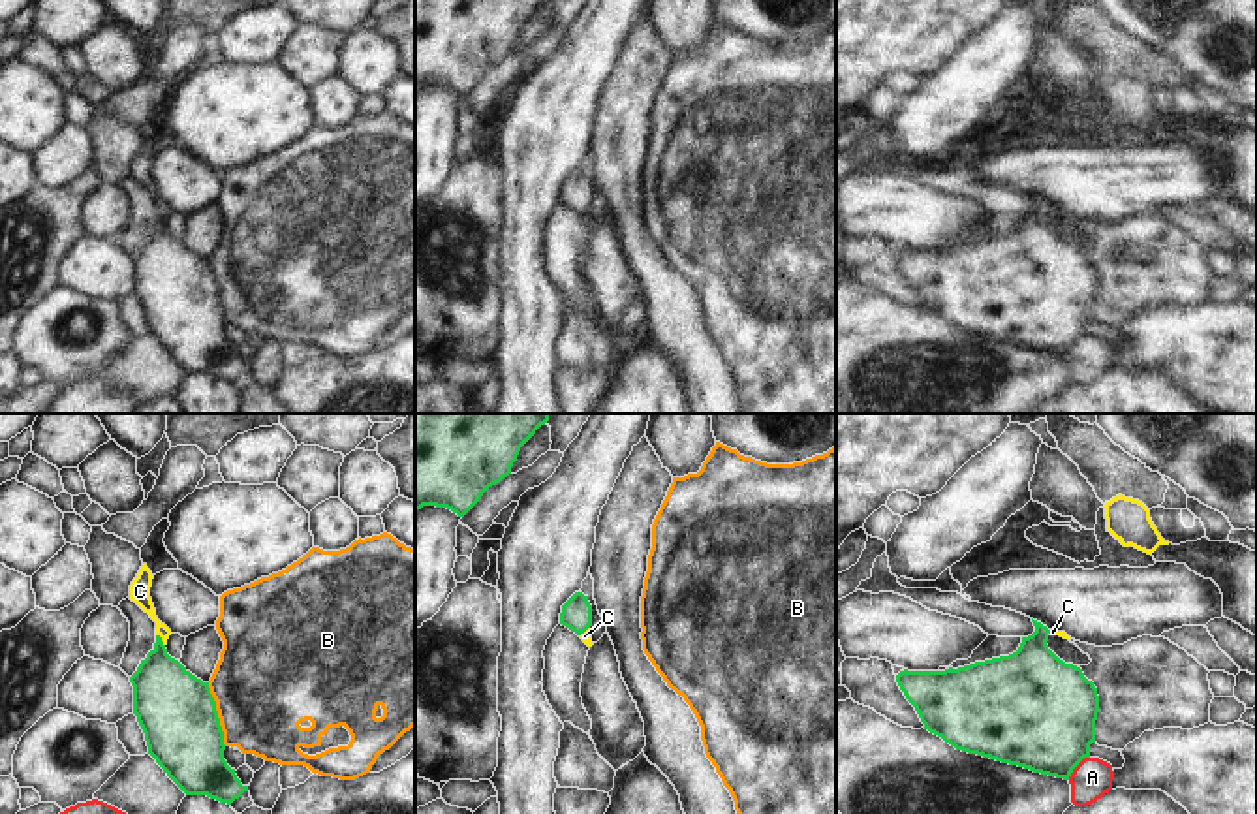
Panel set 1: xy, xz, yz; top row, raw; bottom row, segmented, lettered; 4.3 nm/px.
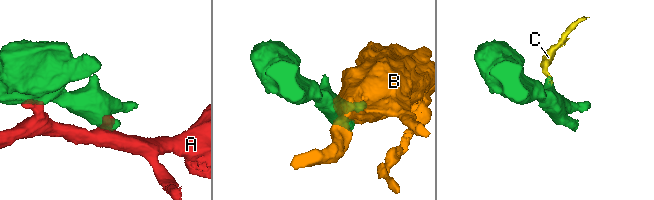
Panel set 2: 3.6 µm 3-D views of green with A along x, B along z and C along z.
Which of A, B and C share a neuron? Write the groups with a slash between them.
A / B / C

